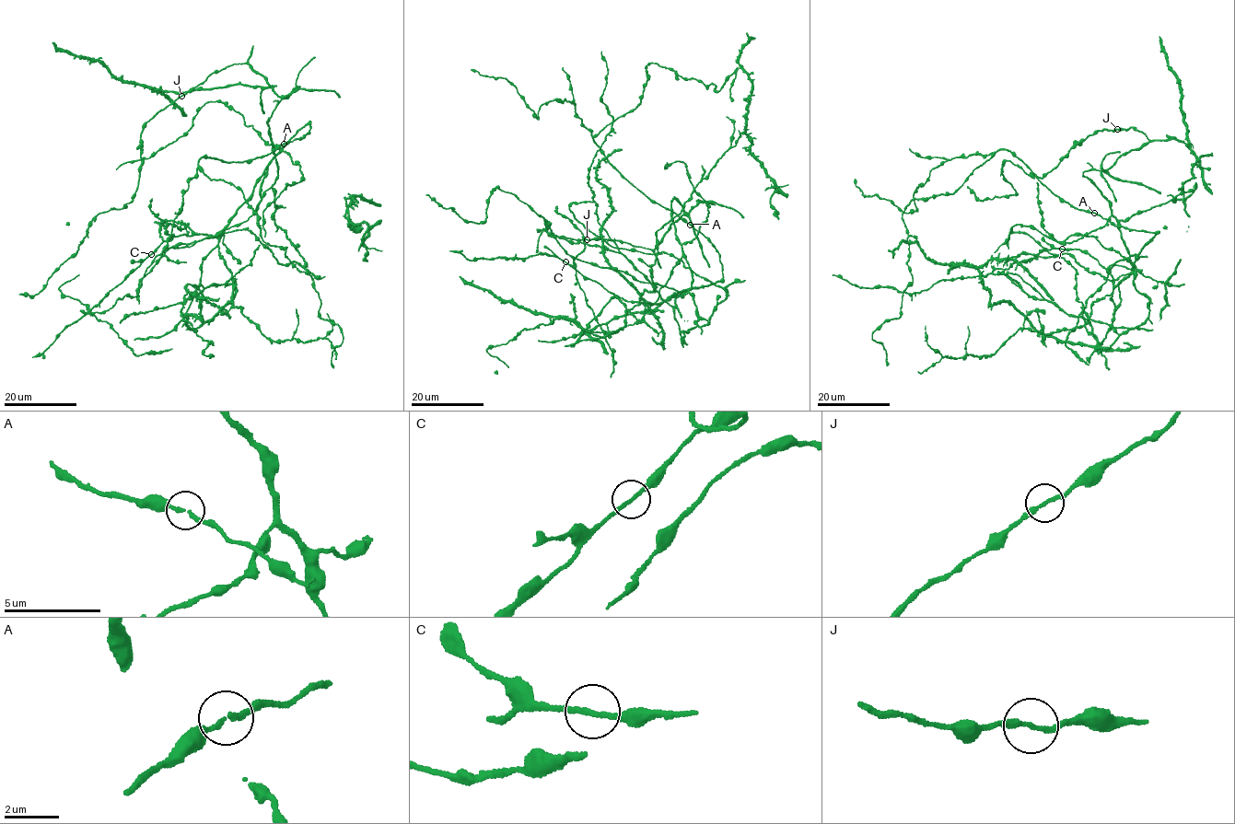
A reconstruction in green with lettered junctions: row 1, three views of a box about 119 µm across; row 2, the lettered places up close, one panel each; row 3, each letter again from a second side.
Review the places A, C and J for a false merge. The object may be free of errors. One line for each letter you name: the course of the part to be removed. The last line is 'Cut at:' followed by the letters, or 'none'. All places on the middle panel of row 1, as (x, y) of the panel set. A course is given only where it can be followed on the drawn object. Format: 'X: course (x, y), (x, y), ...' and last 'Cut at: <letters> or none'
Cut at: none

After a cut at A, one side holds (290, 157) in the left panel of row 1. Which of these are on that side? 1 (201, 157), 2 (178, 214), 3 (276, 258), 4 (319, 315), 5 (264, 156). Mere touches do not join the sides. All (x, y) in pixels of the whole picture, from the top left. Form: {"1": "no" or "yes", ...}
{"1": "no", "2": "no", "3": "yes", "4": "no", "5": "no"}

